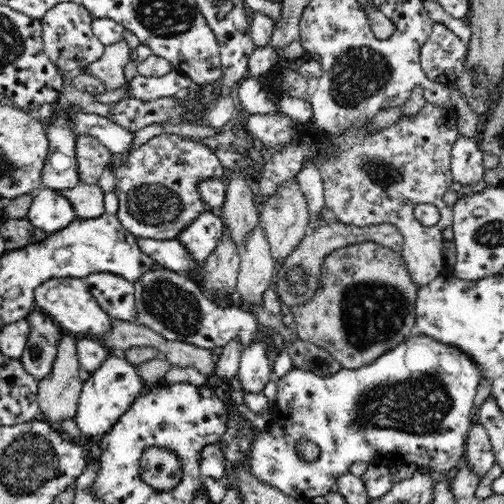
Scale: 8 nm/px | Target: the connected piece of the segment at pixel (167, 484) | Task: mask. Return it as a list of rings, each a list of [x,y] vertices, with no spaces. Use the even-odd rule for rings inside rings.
[[[150,446],[139,460],[141,479],[152,488],[168,492],[182,482],[182,465],[170,449]]]

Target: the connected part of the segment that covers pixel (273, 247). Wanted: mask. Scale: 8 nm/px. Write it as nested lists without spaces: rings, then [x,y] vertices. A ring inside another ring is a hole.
[[[294,180],[278,186],[278,194],[264,200],[263,208],[259,211],[259,226],[263,228],[264,234],[269,242],[270,252],[275,263],[278,264],[288,258],[300,241],[308,232],[309,208],[306,197],[302,194],[300,185]]]

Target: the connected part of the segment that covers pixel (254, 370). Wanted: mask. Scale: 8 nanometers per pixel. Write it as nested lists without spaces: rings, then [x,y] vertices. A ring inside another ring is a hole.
[[[264,339],[244,348],[237,373],[244,393],[260,394],[264,386],[272,380],[273,374],[271,358],[268,357]]]

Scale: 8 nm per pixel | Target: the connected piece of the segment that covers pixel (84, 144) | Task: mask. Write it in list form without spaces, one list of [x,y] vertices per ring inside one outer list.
[[[78,136],[75,153],[78,176],[84,184],[96,184],[106,164],[114,156],[105,144],[93,136]]]

